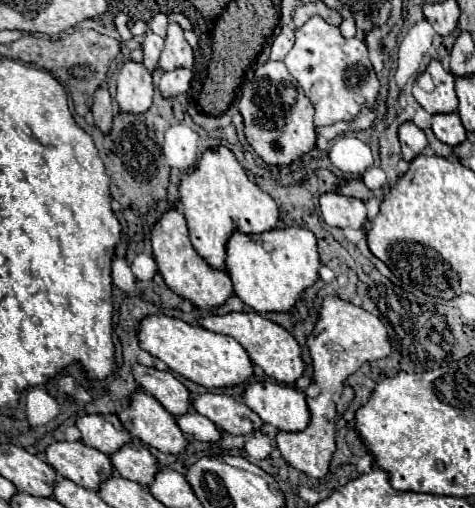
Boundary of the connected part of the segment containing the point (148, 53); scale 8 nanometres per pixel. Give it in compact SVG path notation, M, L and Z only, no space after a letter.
M147 31L143 37L143 65L147 67L149 73L153 73L159 67L161 49L163 49L163 39L153 31Z

